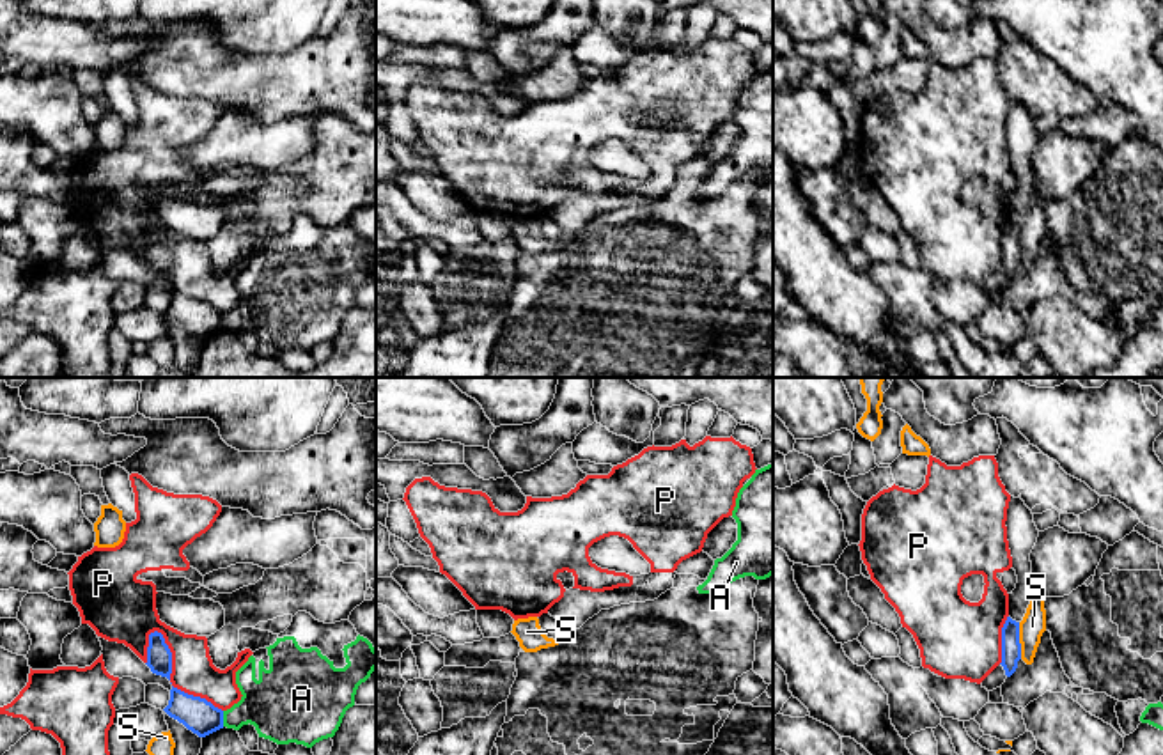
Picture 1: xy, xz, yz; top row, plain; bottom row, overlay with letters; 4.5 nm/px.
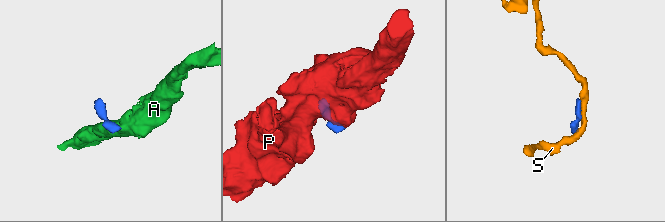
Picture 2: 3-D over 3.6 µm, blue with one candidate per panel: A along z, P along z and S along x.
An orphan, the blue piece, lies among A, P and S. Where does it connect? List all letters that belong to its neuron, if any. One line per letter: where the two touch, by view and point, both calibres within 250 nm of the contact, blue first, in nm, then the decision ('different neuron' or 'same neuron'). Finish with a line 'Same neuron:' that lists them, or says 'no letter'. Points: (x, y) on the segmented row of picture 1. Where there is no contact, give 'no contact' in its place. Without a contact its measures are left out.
A: xy (222, 718) | 160/280 nm | different neuron
P: xy (169, 679) | 110/190 nm | different neuron
S: yz (1018, 640) | 100/120 nm | different neuron
Same neuron: no letter

